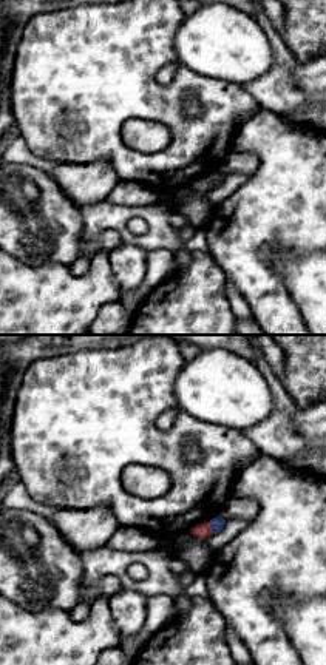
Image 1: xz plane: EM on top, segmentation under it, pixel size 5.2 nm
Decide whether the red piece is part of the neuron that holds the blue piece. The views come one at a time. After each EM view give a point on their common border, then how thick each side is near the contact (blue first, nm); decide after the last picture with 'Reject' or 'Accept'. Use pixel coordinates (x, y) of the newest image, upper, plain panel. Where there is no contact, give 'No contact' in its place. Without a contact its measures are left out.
Touches blue at (212, 182). Thickness 70 nm (blue) against 80 nm

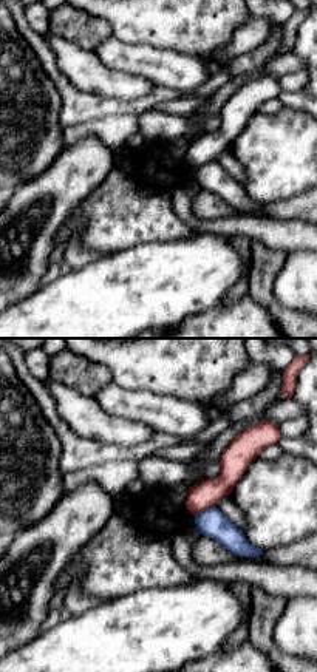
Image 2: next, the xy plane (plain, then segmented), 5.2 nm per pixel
Touches blue at (204, 164). Thickness 150 nm (blue) against 140 nm

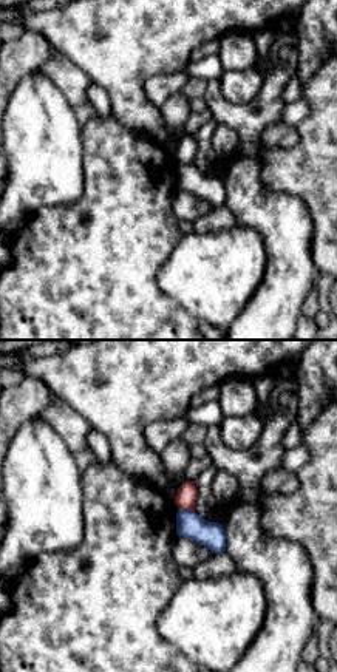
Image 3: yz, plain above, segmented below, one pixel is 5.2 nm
Touches blue at (186, 164). Thickness 140 nm (blue) against 110 nm

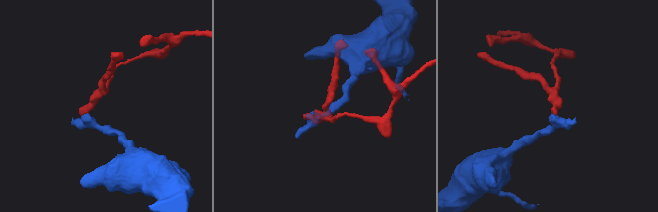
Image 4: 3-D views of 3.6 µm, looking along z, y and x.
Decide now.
Reject

